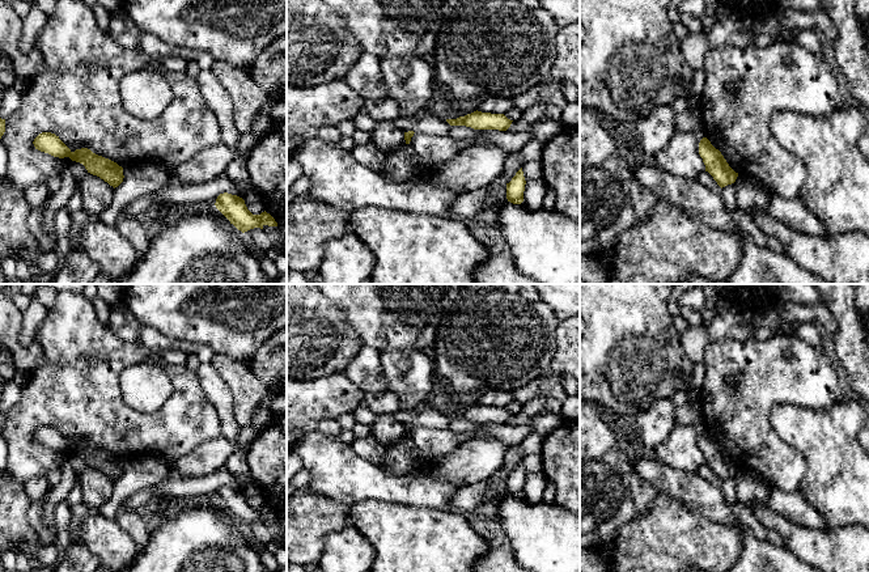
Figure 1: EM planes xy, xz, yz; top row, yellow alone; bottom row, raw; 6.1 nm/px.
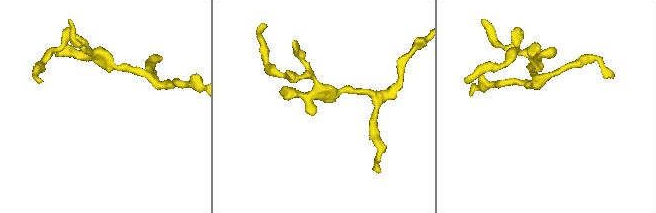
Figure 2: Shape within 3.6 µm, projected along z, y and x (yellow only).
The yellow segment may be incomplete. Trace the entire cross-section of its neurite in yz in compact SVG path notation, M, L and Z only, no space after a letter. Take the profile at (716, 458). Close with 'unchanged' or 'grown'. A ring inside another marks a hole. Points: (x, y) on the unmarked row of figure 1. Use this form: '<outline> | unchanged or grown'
M707 431L699 436L699 448L705 458L705 465L713 470L721 482L736 475L738 466L729 459L721 445Z | unchanged

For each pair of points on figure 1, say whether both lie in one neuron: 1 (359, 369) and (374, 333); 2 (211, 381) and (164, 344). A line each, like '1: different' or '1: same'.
1: different
2: different

